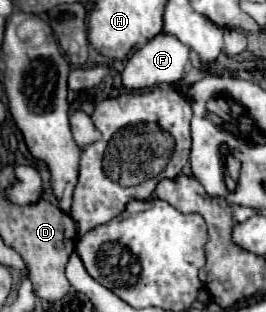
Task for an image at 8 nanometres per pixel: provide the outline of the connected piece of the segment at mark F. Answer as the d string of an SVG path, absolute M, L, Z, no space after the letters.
M158 34L138 48L122 70L122 84L130 90L154 88L164 82L176 82L184 76L190 48L172 34Z

